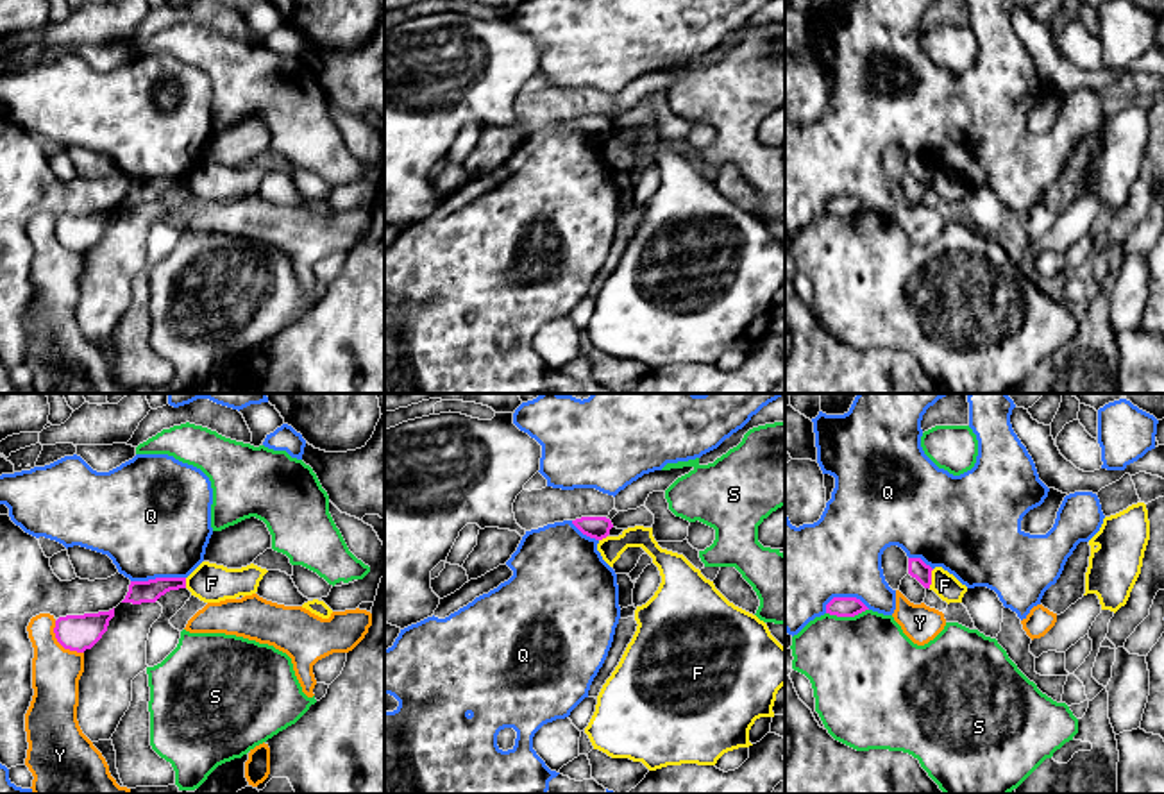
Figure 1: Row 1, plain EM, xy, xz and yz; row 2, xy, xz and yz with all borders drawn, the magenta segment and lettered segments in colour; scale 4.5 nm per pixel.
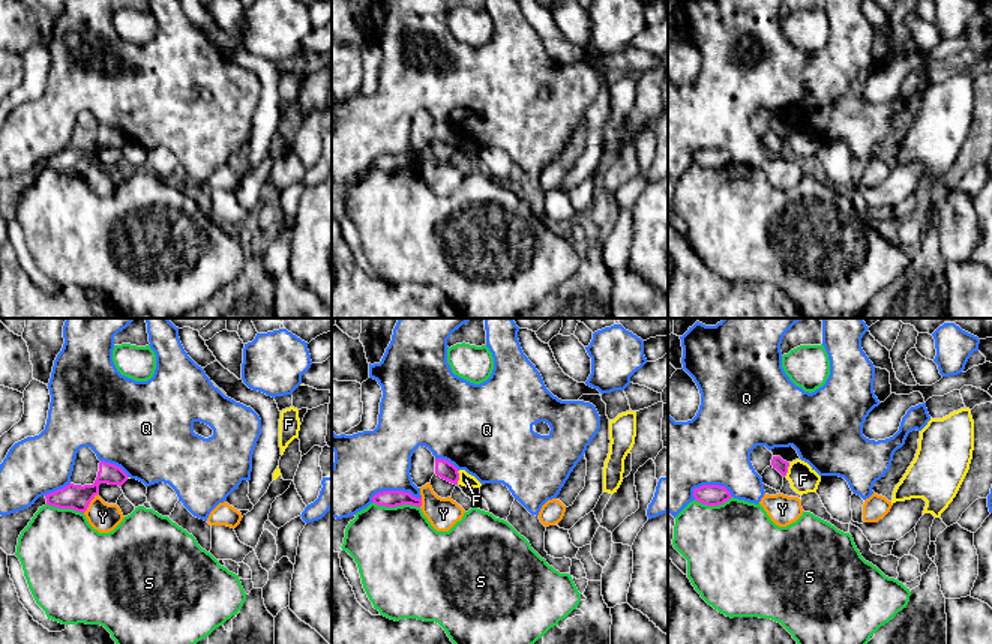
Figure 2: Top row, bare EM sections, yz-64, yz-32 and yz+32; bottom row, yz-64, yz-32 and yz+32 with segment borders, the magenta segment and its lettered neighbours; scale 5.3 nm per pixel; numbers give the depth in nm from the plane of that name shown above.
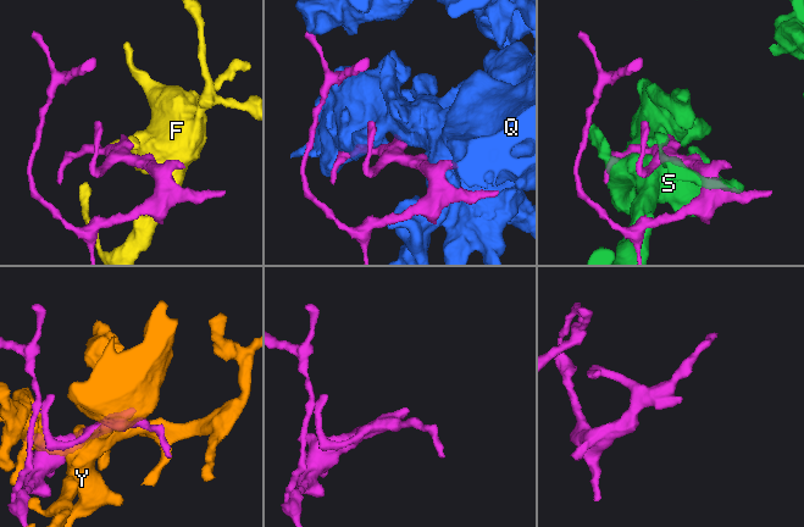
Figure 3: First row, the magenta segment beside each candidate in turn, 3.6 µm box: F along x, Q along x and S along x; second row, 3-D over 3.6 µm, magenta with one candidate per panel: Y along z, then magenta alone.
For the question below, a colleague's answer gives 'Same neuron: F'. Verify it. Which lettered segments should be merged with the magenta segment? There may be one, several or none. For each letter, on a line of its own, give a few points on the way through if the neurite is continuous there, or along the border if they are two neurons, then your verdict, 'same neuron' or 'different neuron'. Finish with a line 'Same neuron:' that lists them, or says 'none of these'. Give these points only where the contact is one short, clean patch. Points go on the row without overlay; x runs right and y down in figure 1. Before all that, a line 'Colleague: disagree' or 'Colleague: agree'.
Colleague: disagree
F: border along yz (934, 168), (928, 186); different neuron
Q: different neuron
S: different neuron
Y: different neuron
Same neuron: none of these

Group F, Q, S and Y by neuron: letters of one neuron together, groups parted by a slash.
F / Q / S / Y

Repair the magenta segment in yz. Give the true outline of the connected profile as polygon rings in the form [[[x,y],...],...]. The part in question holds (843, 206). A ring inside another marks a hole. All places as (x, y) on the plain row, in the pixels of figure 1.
[[[833,197],[826,204],[826,213],[837,215],[837,216],[855,216],[865,209],[869,207],[856,197]]]

